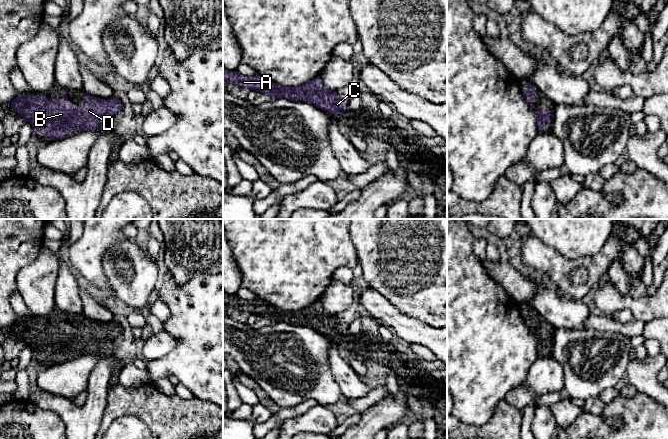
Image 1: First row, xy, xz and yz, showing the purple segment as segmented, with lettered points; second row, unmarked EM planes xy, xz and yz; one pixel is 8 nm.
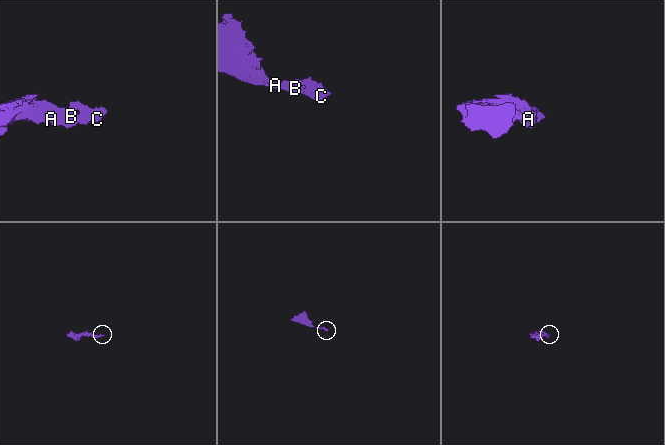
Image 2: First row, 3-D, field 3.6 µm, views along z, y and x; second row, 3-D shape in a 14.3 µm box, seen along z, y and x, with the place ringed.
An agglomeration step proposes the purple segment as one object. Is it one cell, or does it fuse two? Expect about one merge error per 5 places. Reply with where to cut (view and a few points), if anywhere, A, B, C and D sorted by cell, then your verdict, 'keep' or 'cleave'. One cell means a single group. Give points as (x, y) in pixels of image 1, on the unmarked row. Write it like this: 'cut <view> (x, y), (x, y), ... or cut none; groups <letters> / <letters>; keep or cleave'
cut none; groups A B C D; keep

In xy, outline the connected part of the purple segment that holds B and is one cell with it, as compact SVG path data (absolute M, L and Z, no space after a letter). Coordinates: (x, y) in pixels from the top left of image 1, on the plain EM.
M66 314L62 315L62 322L56 324L33 317L29 320L18 318L11 326L11 335L20 337L36 358L44 356L57 364L72 358L74 351L78 356L95 354L103 342L115 339L122 331L121 325L114 320L108 324L86 317L81 320L84 324L76 335Z

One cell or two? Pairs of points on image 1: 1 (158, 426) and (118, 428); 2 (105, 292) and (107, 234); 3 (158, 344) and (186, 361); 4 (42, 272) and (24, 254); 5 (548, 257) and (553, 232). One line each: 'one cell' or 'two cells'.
1: two cells
2: one cell
3: two cells
4: two cells
5: two cells

